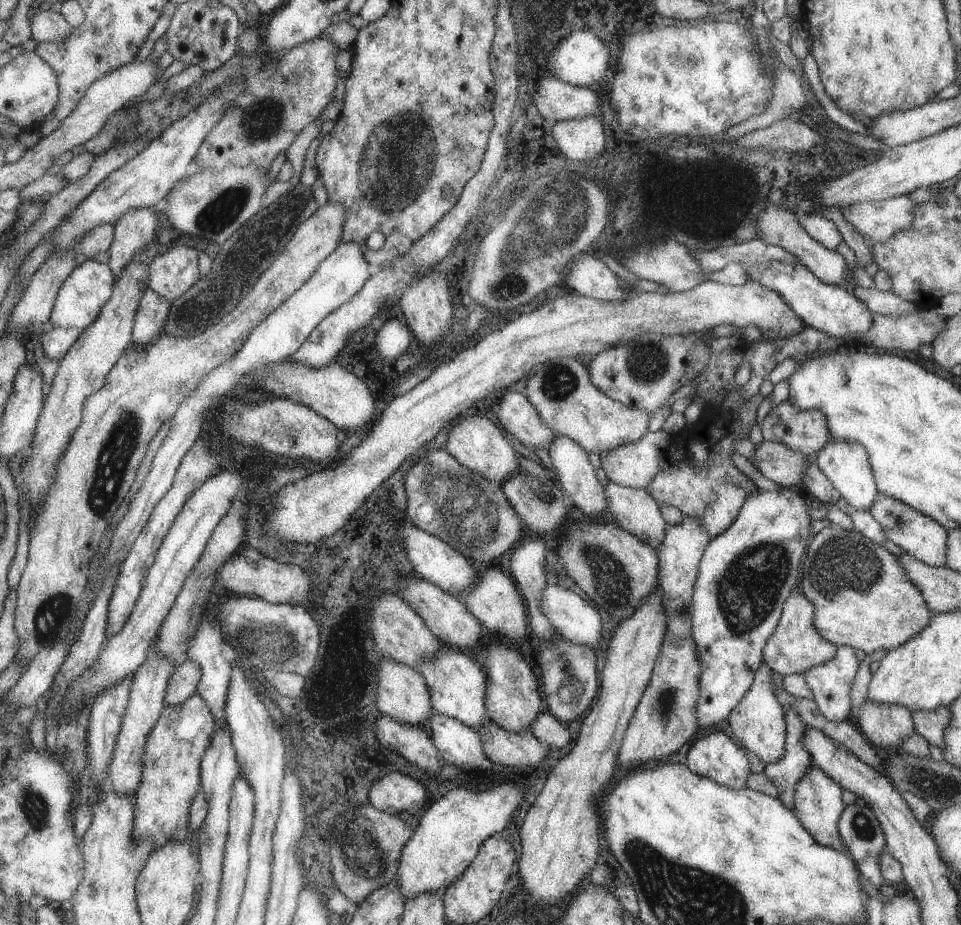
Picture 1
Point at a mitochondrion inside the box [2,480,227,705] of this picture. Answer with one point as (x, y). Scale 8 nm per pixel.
(50, 618)

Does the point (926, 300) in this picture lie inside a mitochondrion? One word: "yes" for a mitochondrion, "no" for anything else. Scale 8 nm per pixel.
no

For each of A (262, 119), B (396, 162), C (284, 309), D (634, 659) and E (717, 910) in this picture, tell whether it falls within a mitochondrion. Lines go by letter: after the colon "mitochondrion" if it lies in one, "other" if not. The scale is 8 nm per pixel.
A: mitochondrion
B: mitochondrion
C: other
D: other
E: mitochondrion

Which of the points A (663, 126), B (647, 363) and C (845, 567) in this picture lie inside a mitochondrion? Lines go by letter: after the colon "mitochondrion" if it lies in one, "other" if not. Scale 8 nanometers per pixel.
A: other
B: mitochondrion
C: mitochondrion

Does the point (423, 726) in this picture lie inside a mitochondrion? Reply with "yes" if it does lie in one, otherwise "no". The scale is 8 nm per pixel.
no

